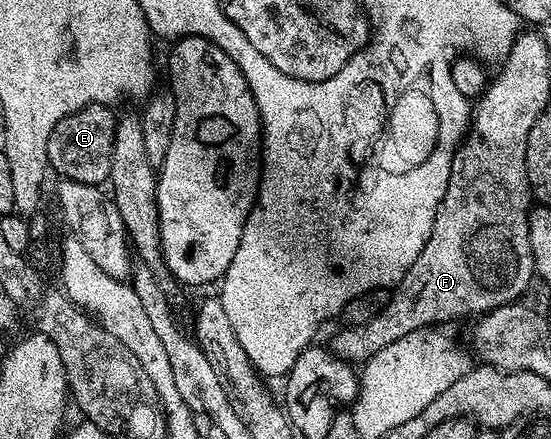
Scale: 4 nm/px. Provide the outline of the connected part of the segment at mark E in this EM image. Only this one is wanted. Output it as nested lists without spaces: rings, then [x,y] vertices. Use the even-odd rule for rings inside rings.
[[[92,102],[87,108],[76,110],[71,116],[59,120],[55,128],[51,128],[51,136],[47,140],[47,156],[49,165],[58,170],[61,178],[70,178],[92,186],[104,183],[109,177],[111,168],[111,148],[115,140],[117,121],[108,105]]]

